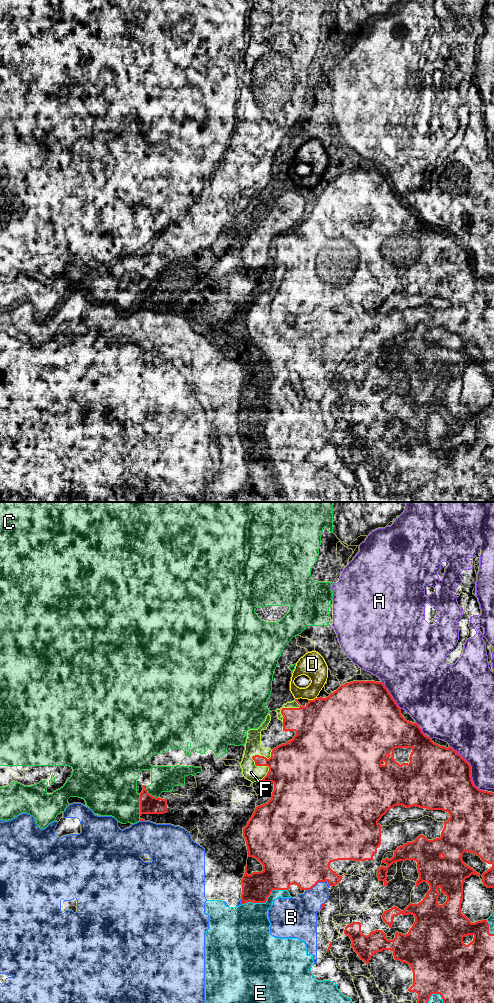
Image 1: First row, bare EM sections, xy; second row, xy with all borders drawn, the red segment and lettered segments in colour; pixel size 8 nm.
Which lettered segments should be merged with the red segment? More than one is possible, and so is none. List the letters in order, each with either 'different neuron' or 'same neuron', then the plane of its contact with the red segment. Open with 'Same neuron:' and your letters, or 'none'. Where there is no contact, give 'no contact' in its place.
Same neuron: none
A: different neuron; contact in xy
B: different neuron; contact in xy
C: different neuron; contact in xy
D: different neuron; contact in xy
E: different neuron; contact in xy
F: different neuron; contact in xy

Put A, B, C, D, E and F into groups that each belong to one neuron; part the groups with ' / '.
A / B / C / D / E / F

